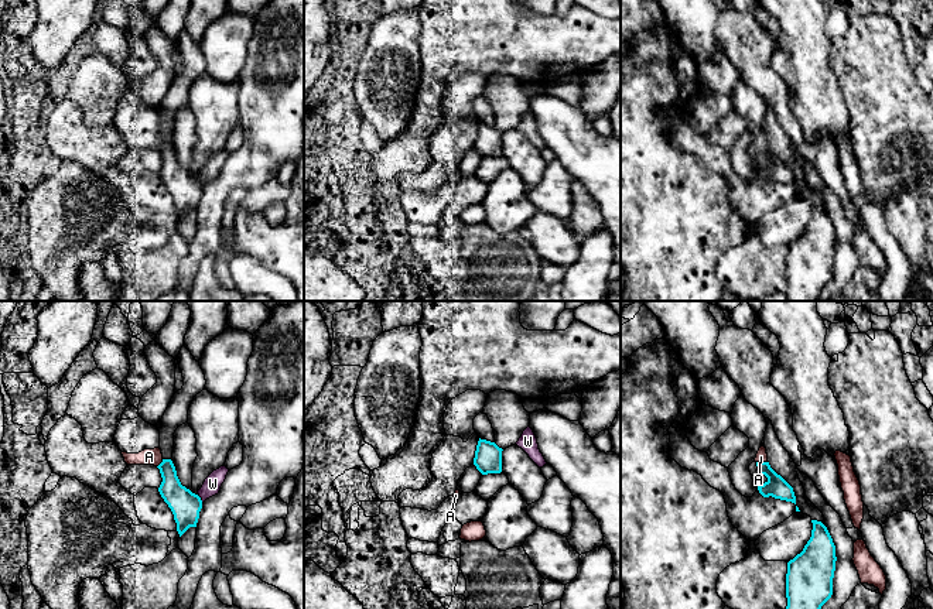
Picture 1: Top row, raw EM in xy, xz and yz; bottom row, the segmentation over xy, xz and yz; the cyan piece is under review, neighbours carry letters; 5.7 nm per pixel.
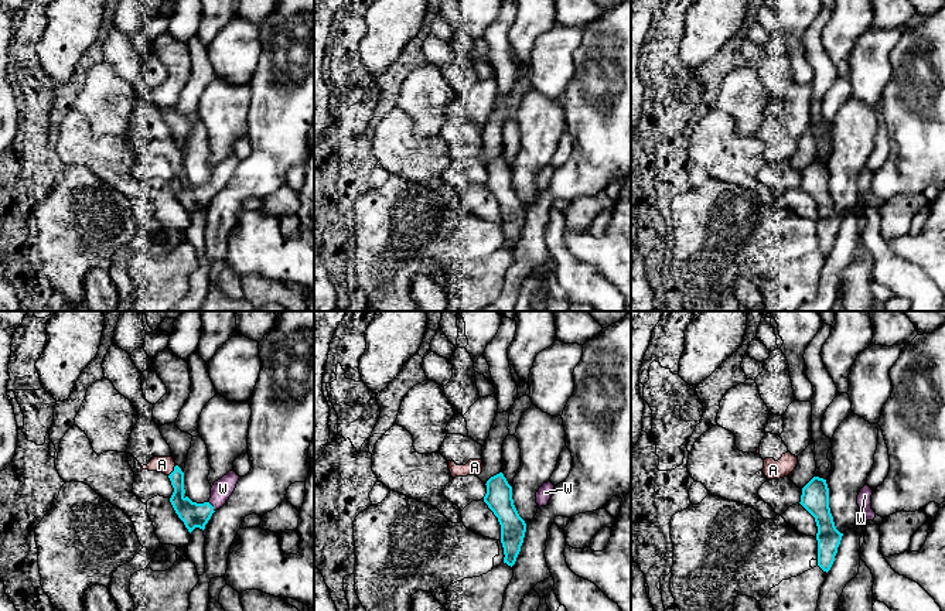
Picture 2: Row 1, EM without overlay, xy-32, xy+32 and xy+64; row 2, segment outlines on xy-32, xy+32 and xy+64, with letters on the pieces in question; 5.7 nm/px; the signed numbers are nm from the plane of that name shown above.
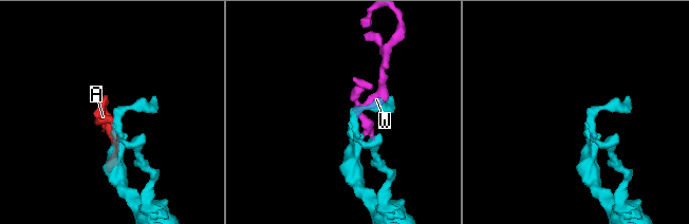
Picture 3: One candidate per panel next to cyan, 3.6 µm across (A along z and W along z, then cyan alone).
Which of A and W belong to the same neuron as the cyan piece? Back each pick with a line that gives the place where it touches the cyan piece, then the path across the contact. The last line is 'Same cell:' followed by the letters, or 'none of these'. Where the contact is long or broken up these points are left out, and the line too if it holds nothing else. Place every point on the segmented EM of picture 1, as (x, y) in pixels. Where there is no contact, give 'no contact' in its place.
A: yz (762, 462) | across yz (776, 486), (762, 462), (761, 457)
W: xy (201, 502) | across xy (185, 506), (201, 502), (212, 483)
Same cell: A, W

